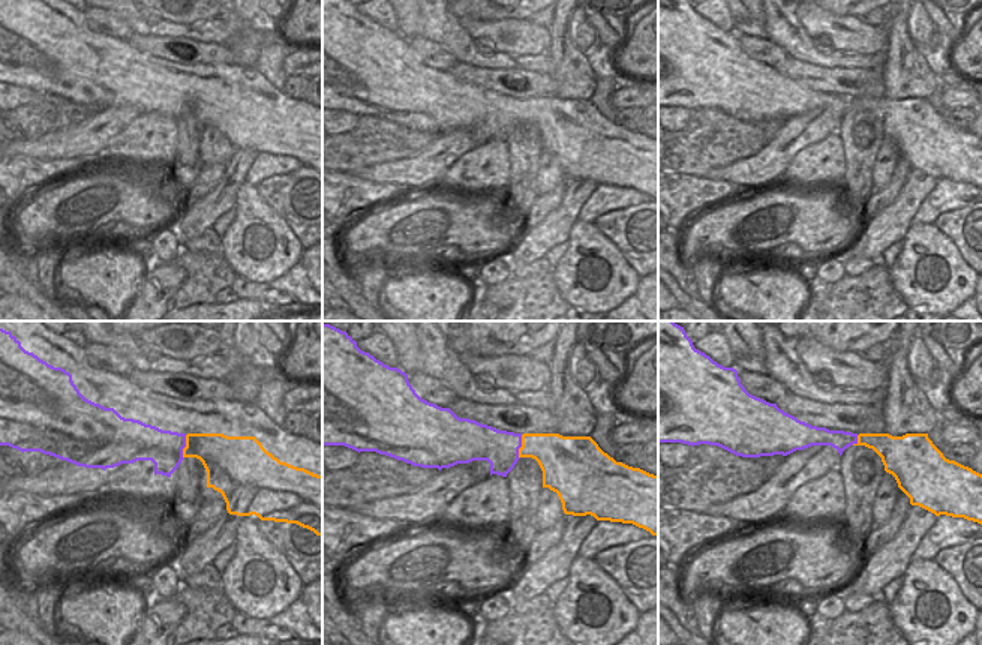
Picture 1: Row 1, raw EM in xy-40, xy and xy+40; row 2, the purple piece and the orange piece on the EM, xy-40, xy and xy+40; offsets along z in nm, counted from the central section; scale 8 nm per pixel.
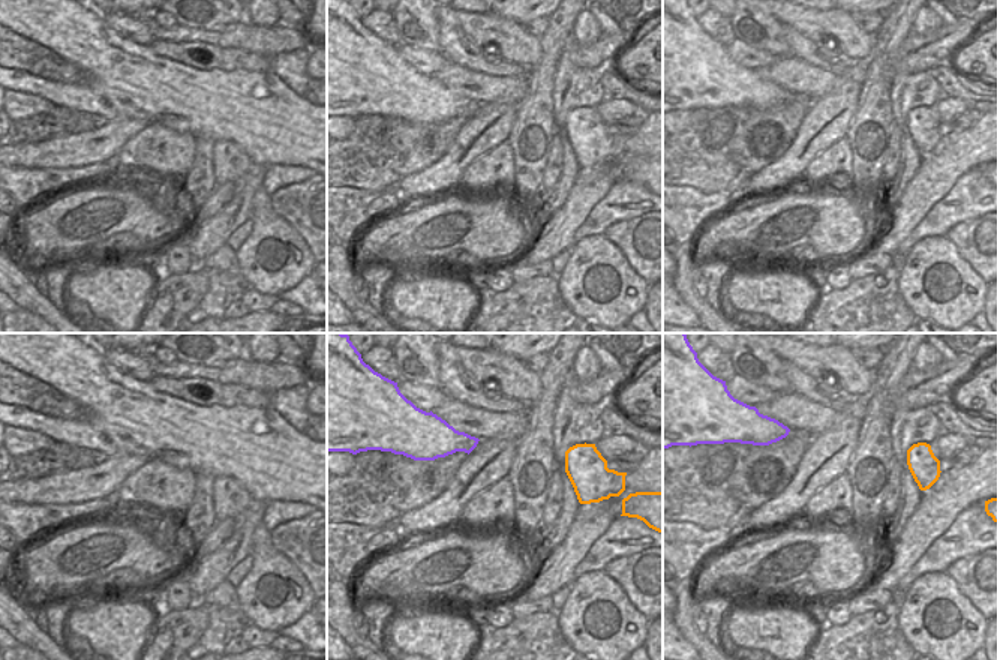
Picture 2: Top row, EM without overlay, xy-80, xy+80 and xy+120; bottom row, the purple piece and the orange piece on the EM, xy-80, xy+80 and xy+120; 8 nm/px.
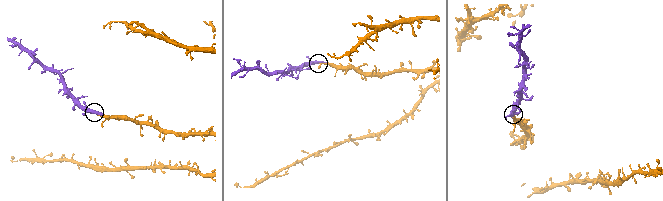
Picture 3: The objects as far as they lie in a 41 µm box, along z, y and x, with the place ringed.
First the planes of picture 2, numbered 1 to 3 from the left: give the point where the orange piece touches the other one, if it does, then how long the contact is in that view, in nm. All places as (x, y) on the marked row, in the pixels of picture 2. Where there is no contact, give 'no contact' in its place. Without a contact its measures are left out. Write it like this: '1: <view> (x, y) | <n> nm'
1: no contact
2: no contact
3: no contact

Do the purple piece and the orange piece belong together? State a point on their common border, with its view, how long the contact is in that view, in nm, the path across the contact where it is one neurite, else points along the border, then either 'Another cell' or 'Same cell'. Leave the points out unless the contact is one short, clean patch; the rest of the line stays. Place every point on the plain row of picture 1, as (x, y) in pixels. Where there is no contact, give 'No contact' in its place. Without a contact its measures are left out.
Touches purple at xy-40 (183, 111). Shared border 190 nm. Path across: xy-40 (164, 113), (183, 111), (207, 111), (213, 114). Same cell

